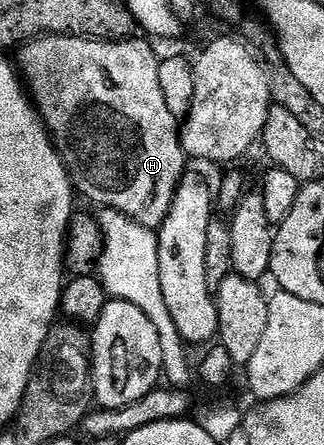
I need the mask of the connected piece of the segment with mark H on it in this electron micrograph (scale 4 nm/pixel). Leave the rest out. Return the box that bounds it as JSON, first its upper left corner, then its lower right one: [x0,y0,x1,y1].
[16,34,188,231]

